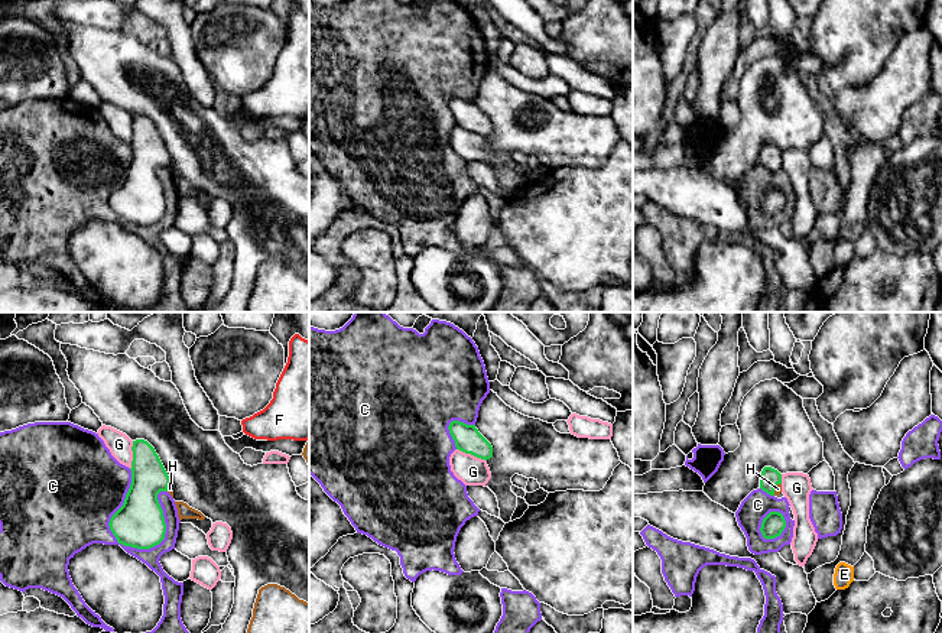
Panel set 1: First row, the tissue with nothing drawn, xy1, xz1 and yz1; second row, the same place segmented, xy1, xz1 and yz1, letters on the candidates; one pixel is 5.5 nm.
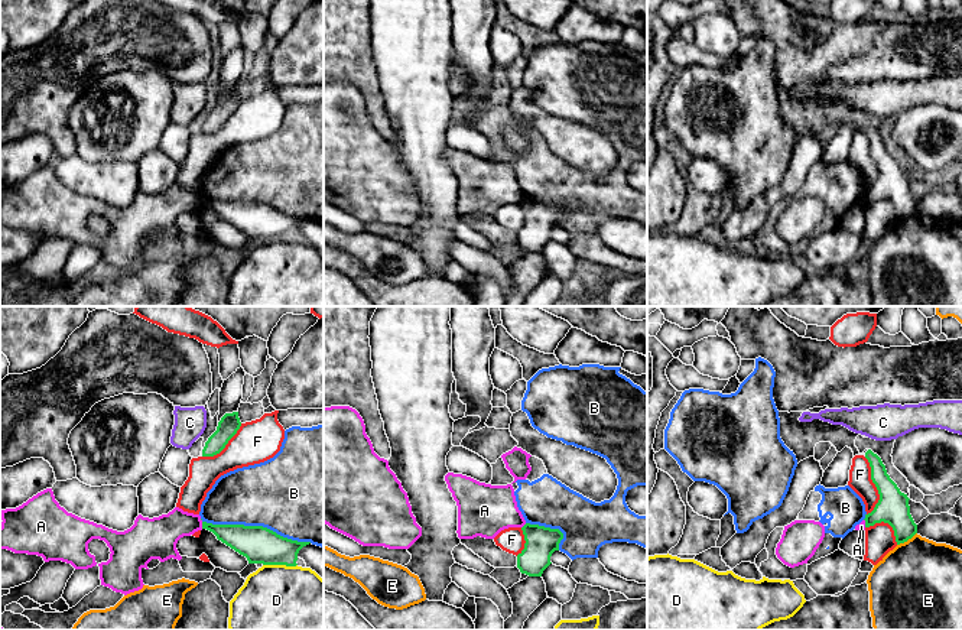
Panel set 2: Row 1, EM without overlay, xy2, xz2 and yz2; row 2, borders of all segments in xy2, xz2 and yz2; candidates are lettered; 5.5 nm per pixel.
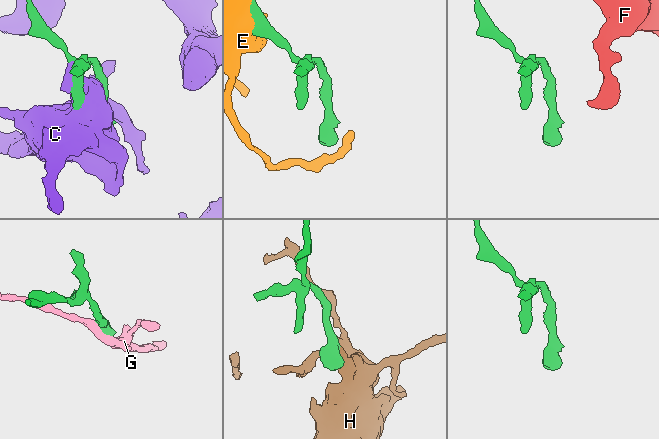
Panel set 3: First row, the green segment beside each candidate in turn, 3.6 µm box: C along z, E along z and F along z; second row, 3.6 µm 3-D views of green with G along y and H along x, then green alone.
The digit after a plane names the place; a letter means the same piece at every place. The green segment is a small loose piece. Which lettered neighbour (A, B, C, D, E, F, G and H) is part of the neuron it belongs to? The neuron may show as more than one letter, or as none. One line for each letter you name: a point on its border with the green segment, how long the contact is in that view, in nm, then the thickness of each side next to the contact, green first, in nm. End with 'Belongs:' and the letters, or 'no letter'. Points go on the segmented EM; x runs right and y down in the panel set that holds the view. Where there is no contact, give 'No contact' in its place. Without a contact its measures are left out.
H: Touches green at yz1 (773, 489). Shared border 80 nm. Thickness 110 nm (green) against 50 nm
Belongs: H

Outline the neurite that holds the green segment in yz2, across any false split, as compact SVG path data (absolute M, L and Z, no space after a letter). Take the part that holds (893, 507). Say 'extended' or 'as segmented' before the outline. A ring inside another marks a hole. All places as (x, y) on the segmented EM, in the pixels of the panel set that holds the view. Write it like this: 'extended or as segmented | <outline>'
as segmented | M868 449L865 458L871 467L871 480L880 494L874 510L865 514L865 527L881 522L888 523L894 530L897 545L904 543L917 533L917 525L910 514L910 499L890 478L885 465L877 454Z

